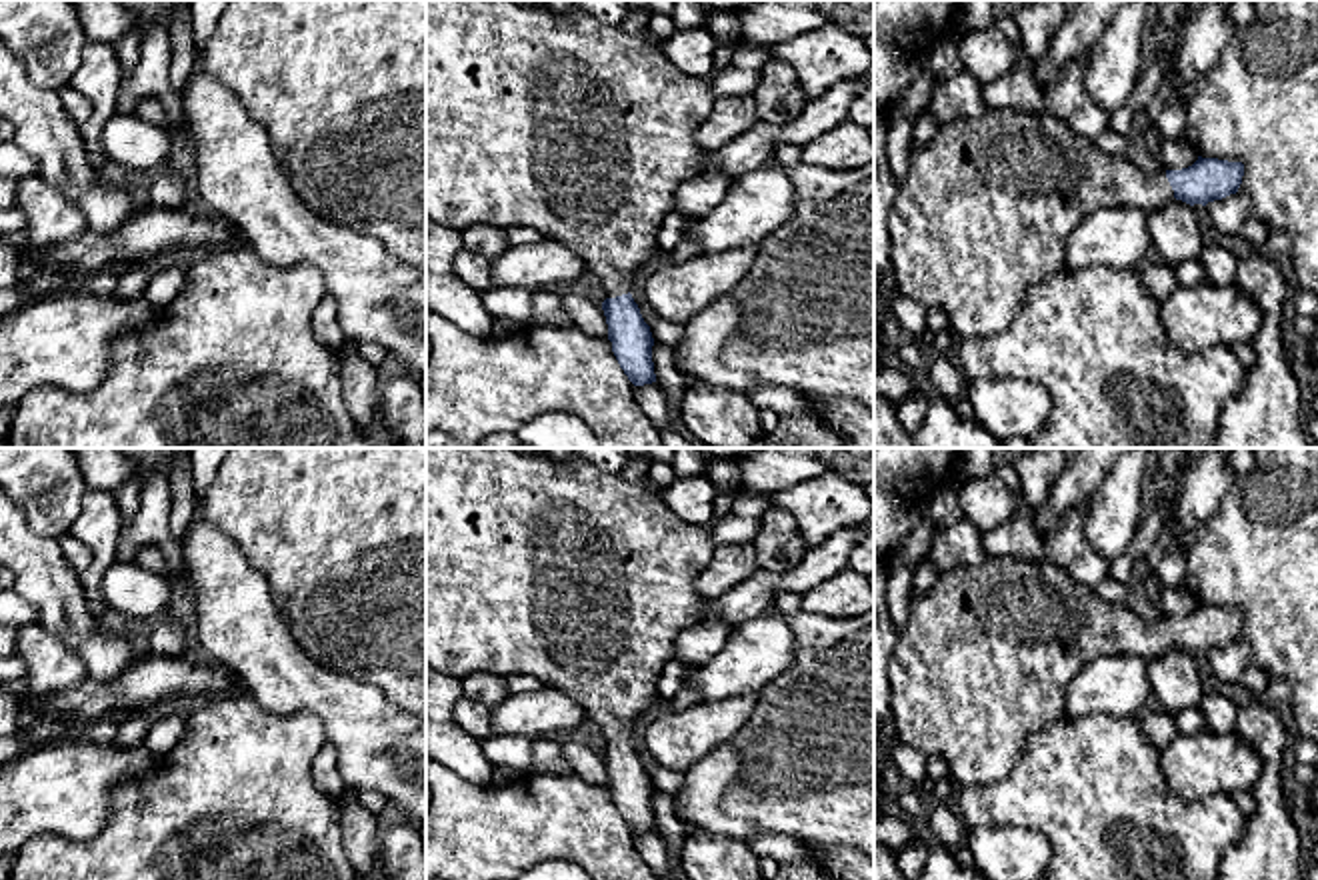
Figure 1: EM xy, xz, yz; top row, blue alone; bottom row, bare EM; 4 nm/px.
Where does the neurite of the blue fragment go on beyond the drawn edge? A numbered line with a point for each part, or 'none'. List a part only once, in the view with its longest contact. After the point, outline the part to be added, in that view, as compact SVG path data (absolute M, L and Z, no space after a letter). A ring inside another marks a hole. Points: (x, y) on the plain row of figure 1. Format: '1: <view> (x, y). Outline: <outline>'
1: yz (984, 660). Outline: M986 558L974 568L940 574L932 590L910 600L908 622L888 664L892 716L902 742L948 762L962 786L1004 780L1026 740L1064 718L1064 698L1074 676L1098 656L1136 654L1148 662L1174 648L1166 618L1148 622L1126 604L1110 604L1076 584L1048 560Z

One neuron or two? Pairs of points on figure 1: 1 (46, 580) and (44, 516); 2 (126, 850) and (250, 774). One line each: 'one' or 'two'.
1: two
2: one

